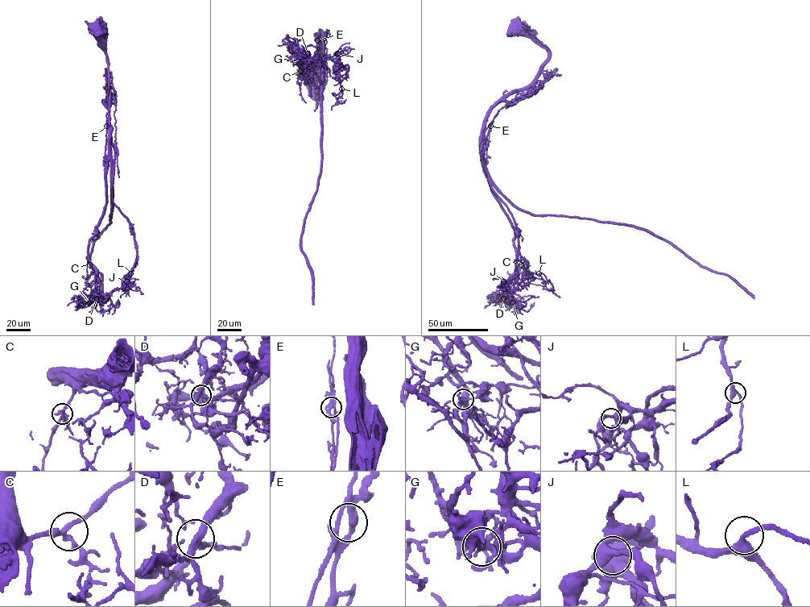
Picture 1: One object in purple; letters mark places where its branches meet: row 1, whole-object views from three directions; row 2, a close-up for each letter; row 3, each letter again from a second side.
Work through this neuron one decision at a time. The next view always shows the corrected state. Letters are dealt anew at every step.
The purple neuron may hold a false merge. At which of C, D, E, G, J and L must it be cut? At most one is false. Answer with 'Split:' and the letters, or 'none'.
Split: G

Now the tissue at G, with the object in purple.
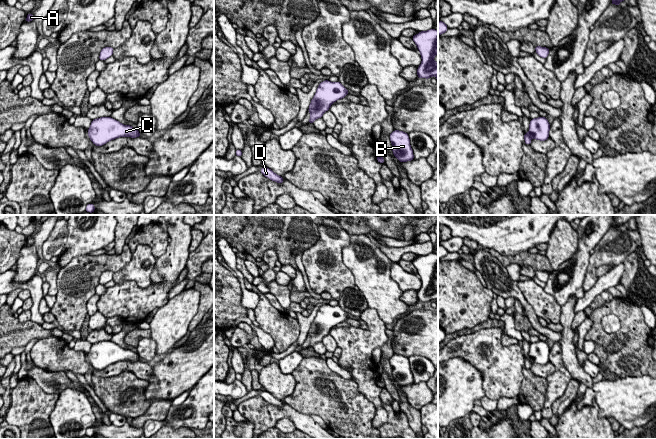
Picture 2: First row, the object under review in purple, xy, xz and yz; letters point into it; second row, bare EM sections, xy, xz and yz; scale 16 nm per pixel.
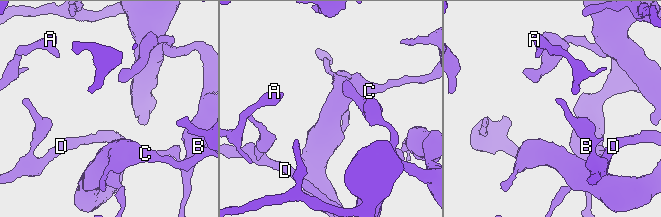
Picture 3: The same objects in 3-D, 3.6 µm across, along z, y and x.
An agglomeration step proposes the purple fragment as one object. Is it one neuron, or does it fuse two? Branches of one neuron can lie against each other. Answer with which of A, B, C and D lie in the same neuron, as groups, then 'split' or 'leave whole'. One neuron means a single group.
groups A B D / C; split

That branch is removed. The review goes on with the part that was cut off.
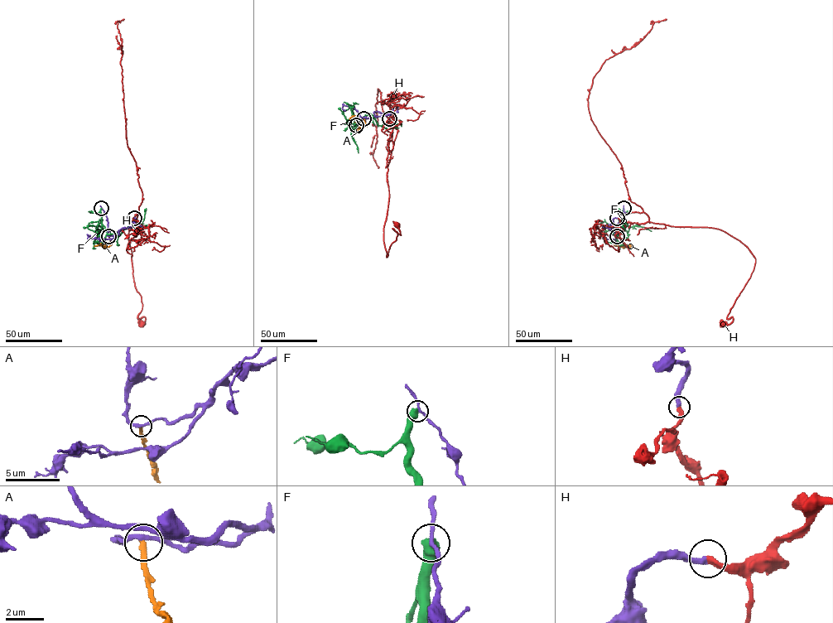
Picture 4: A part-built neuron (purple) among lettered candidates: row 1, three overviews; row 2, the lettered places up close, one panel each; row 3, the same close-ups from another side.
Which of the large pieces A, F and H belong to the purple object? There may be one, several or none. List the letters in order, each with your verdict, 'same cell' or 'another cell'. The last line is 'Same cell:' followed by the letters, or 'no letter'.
A: another cell
F: another cell
H: same cell
Same cell: H

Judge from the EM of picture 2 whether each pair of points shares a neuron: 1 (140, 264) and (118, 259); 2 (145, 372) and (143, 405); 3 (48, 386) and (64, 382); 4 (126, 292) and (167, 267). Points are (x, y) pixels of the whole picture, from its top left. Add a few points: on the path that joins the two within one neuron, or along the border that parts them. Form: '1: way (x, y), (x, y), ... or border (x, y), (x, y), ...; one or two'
1: border (132, 254), (129, 261), (114, 273); two
2: border (123, 371), (132, 371), (139, 378), (147, 381); two
3: way (52, 382), (60, 382); one
4: way (140, 294), (154, 294), (167, 281); one

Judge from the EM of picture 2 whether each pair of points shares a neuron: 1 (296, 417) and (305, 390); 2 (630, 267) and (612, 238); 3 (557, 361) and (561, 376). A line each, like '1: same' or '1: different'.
1: different
2: different
3: same

